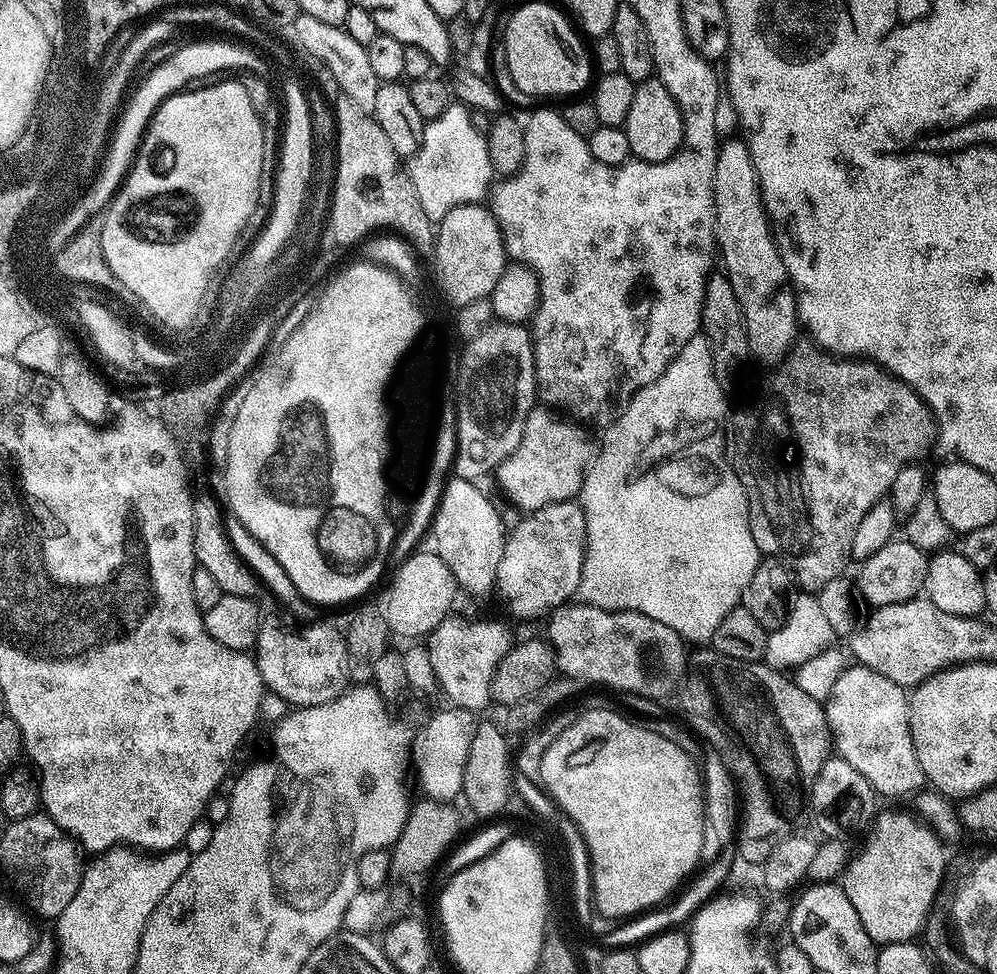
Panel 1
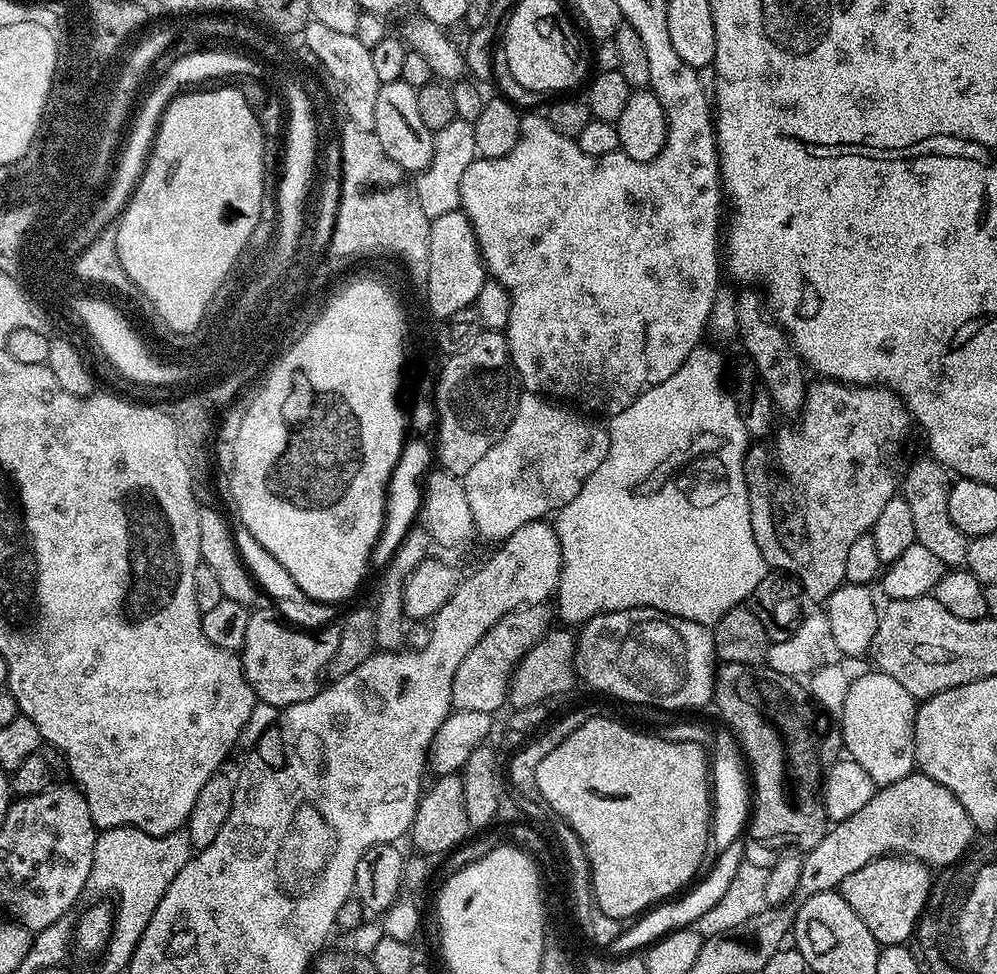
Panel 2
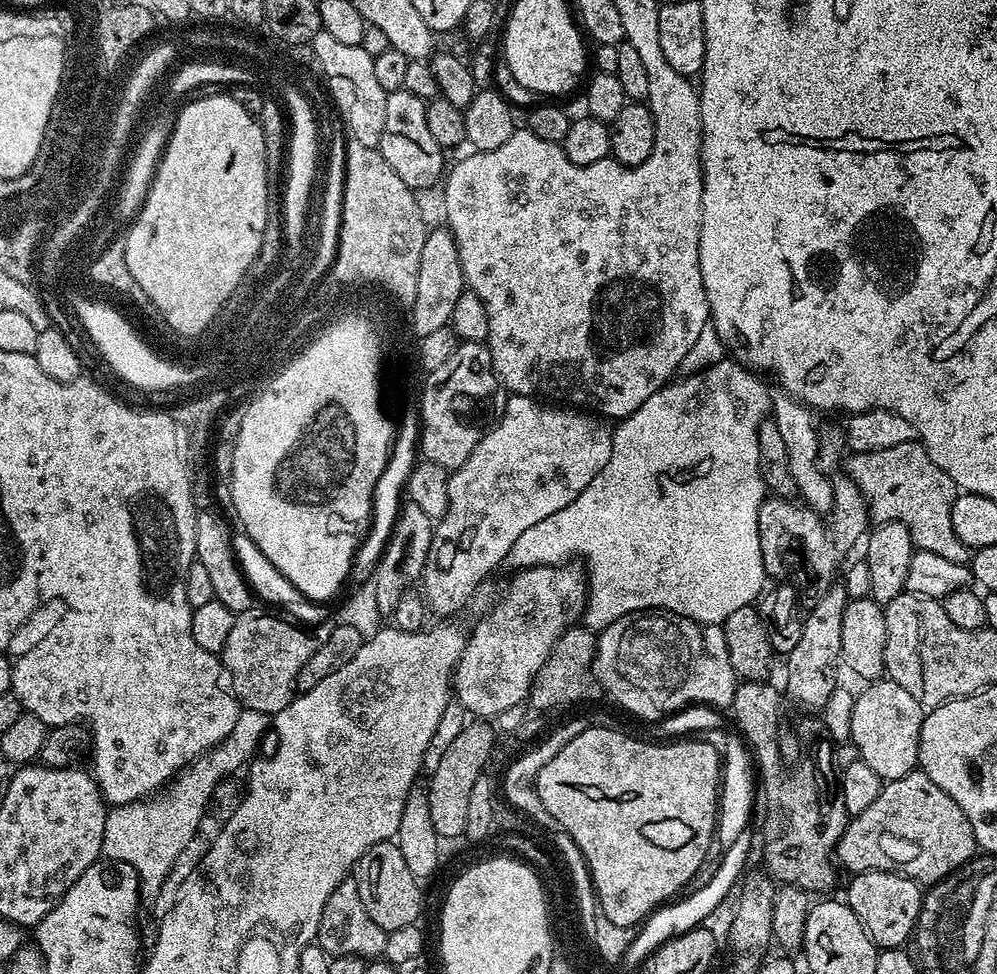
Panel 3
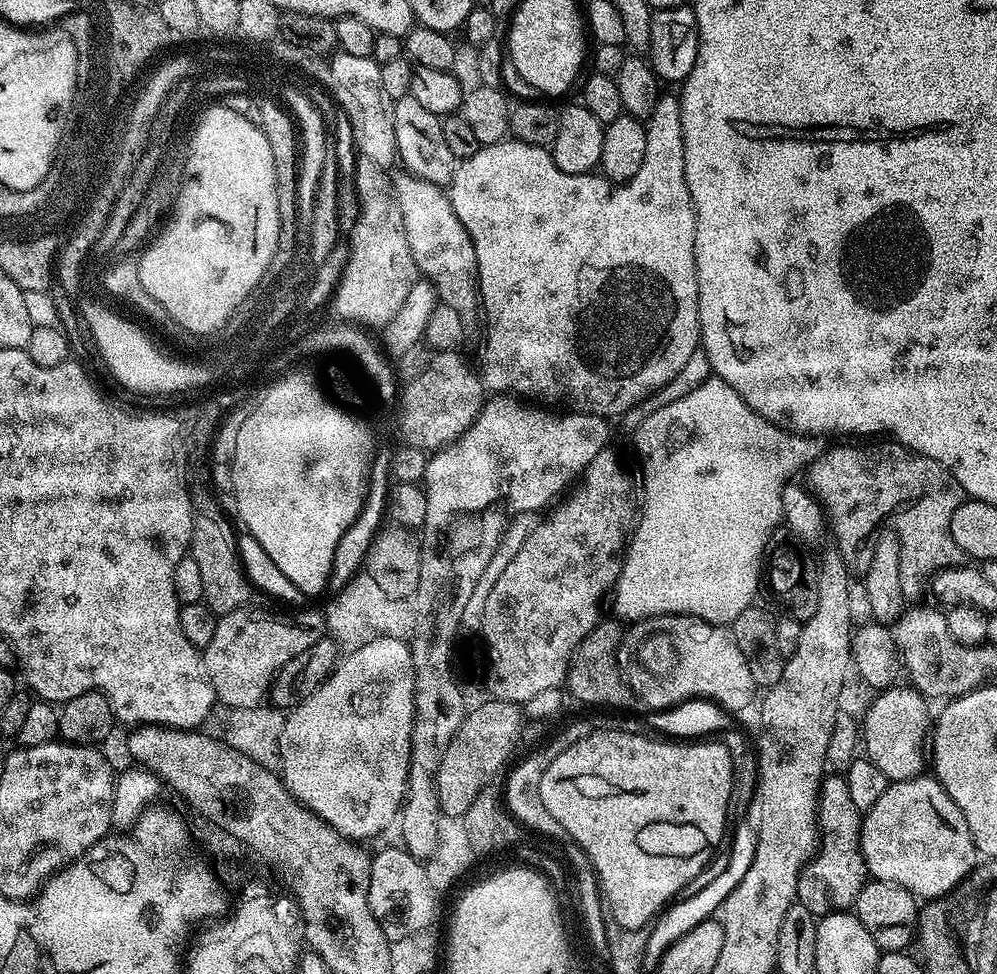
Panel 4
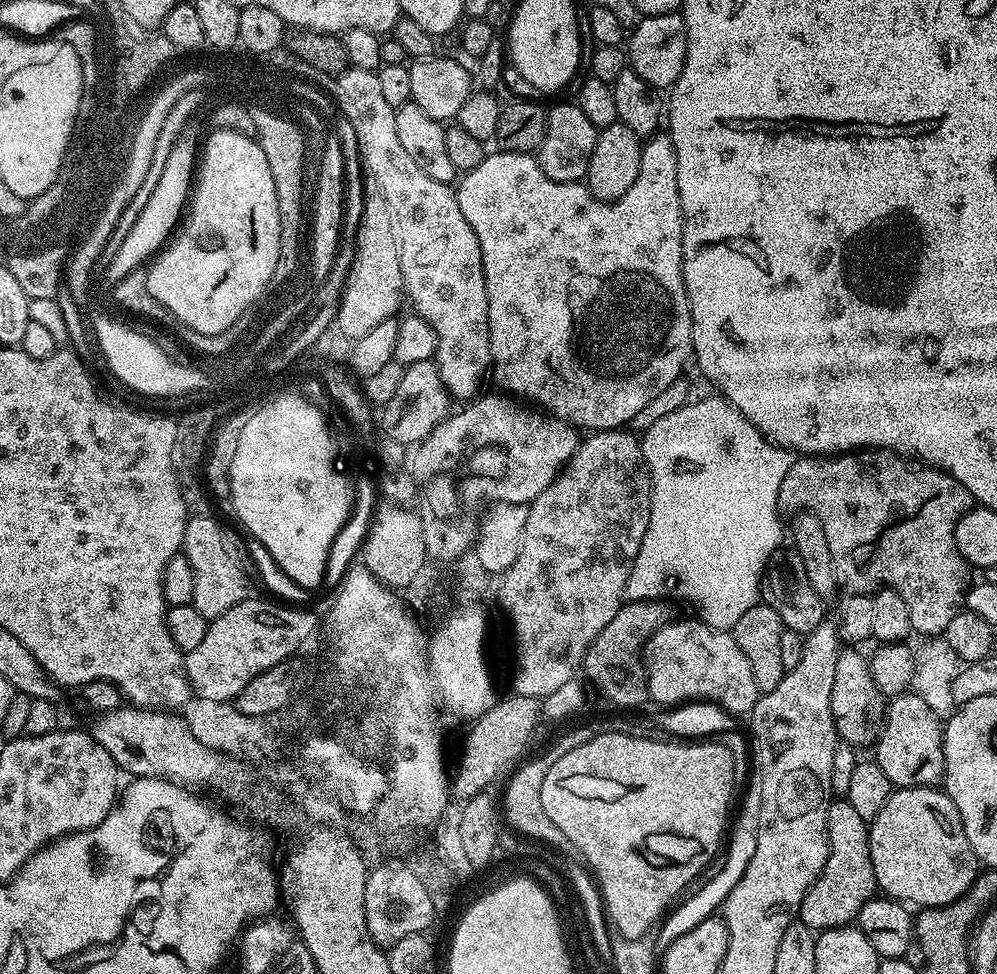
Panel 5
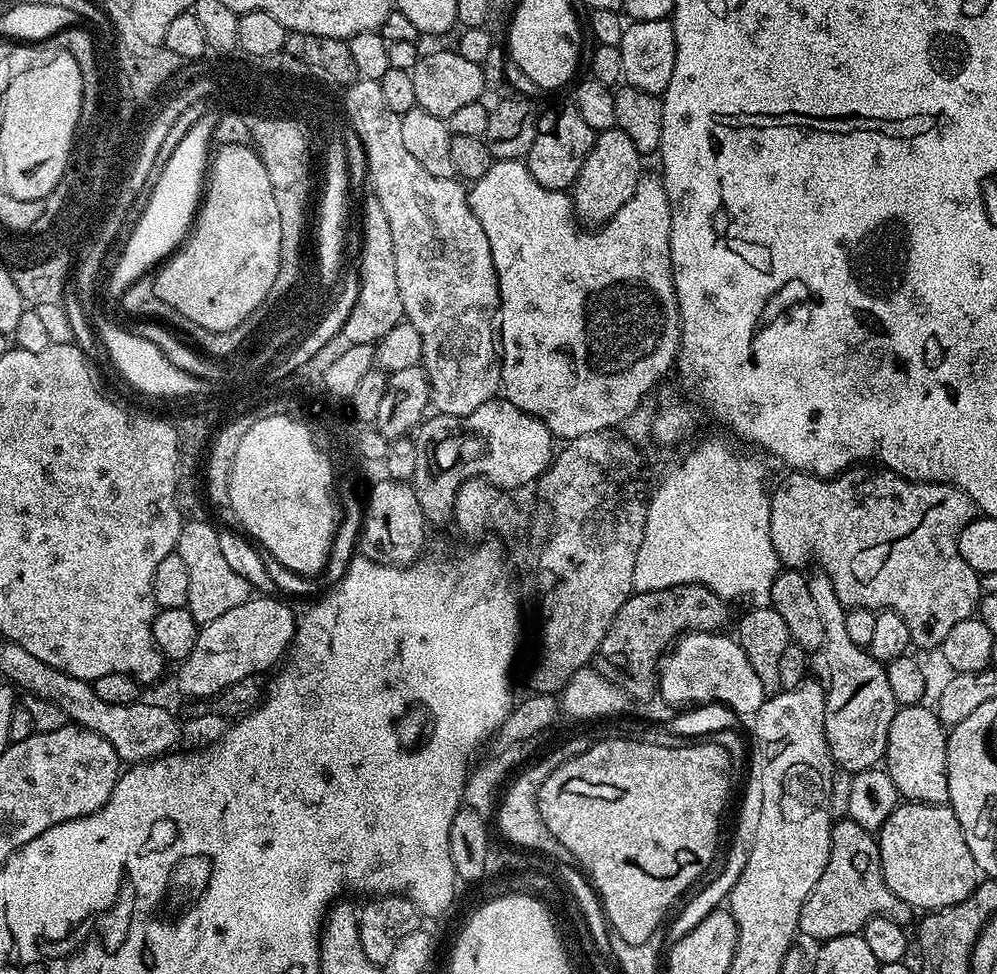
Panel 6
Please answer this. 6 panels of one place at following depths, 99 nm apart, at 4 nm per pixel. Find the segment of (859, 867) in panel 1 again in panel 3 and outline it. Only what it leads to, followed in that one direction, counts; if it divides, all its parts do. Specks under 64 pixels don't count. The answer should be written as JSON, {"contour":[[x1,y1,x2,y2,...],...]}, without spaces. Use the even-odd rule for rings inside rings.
{"contour":[[857,872,848,884,846,902,854,914,858,914,858,922,868,932,868,937,876,943,877,949,899,948,909,943,915,933,922,899,921,885,909,876,901,876,898,872]]}

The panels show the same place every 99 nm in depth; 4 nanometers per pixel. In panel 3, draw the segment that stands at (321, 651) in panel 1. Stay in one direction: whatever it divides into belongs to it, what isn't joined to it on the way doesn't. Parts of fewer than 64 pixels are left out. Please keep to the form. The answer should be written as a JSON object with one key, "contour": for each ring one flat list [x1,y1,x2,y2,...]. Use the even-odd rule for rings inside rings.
{"contour":[[259,607,247,608,237,615,234,627,230,630,230,638,226,638,222,668,237,701,244,708,258,710,272,718,291,702,297,691,296,679,299,671,310,661,318,640,299,623,288,618,279,620,278,617,263,612,268,610]]}

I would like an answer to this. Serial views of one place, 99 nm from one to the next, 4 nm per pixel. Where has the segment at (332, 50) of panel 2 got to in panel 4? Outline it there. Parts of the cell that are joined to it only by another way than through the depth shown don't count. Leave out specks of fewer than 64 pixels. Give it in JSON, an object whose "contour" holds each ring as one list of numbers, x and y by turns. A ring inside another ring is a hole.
{"contour":[[337,51,328,64,330,95,340,105,349,120,355,149,361,157,385,162,396,156,394,142,394,101,382,90,380,65,371,56,358,58,355,54]]}

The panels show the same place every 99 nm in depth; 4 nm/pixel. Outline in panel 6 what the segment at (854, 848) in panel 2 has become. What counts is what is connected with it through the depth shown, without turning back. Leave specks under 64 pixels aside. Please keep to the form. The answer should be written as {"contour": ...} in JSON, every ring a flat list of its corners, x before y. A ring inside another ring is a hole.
{"contour":[[897,804,880,828,878,841,886,886,912,910,954,906,976,889,980,867,974,862,962,826,948,804]]}

